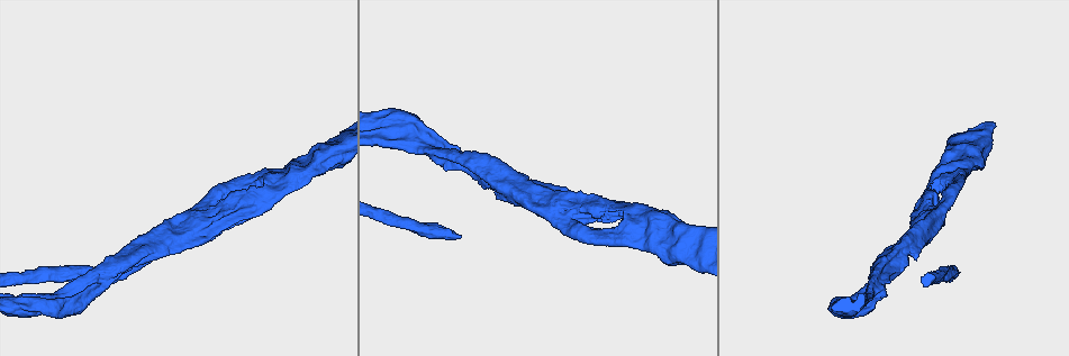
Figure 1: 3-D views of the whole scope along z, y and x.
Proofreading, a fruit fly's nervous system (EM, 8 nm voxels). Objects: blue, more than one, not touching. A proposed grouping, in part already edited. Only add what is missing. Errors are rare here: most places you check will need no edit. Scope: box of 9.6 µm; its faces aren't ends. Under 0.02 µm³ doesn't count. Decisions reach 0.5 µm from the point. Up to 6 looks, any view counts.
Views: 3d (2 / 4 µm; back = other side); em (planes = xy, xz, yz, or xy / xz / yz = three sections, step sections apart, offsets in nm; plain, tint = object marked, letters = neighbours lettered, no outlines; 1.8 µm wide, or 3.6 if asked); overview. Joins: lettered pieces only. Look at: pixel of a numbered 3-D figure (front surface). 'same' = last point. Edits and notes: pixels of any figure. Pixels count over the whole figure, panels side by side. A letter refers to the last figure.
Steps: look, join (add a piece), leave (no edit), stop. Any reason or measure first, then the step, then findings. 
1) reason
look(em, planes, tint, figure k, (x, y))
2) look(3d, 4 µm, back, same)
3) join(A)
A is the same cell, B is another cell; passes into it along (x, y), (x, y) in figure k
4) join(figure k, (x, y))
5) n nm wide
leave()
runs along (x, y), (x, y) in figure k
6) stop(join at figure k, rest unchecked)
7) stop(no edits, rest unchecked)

two arms at a narrow angle
look(3d, 2 µm, figure 1, (87, 293))

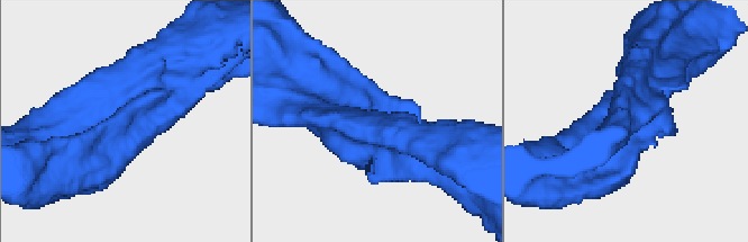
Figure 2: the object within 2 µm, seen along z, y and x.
3 arms; arms of 280, 400, 400 nm; now the EM
look(em, yz, step 8, tint, figure 2, (126, 115))

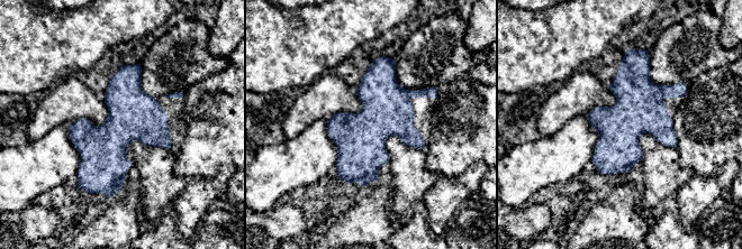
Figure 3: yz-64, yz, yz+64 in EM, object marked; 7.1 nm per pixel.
cut it another way
look(em, planes, letters, same)

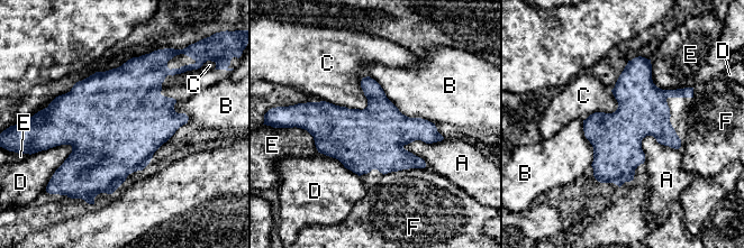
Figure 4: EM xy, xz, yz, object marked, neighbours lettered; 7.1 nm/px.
360 nm wide
leave()
A, B, C, D, E and F are other cells; border along (368, 75), (364, 108), (321, 101) in figure 4; no lettered piece goes on from it

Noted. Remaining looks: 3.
an open end
look(3d, 4 µm, back, figure 1, (459, 236))

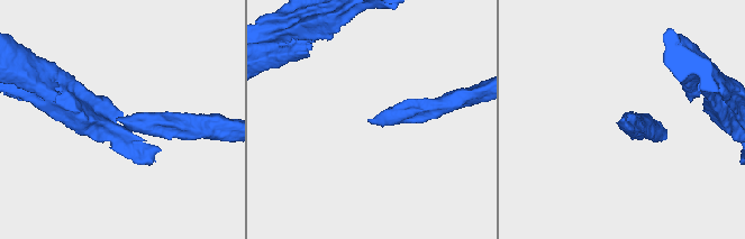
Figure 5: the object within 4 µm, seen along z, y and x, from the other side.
look(em, planes, letters, figure 5, (119, 117))

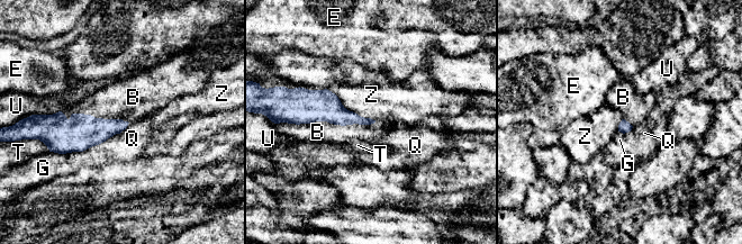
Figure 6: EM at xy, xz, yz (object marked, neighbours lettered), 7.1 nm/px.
join(B)
B is the same cell, E, G, Q, T, U and Z are other cells; passes into it along (305, 106), (334, 124), (317, 132) in figure 6; it goes on there

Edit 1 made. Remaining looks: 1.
stop(join at figure 6, rest unchecked)

